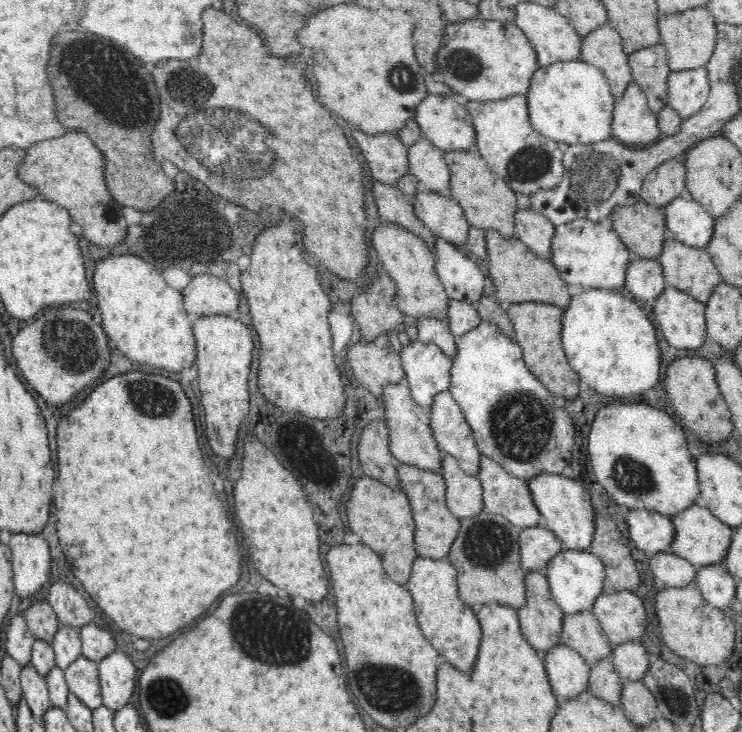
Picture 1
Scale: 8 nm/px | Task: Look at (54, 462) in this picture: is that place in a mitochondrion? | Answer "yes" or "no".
no

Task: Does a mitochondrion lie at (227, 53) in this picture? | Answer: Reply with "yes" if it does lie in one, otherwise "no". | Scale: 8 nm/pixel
no

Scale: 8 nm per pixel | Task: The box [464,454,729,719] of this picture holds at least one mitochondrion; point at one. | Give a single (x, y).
(678, 701)

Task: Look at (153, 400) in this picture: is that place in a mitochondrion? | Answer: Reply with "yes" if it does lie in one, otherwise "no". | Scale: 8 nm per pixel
yes

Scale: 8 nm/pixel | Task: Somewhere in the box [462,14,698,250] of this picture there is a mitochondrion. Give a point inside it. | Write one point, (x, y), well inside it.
(595, 178)

